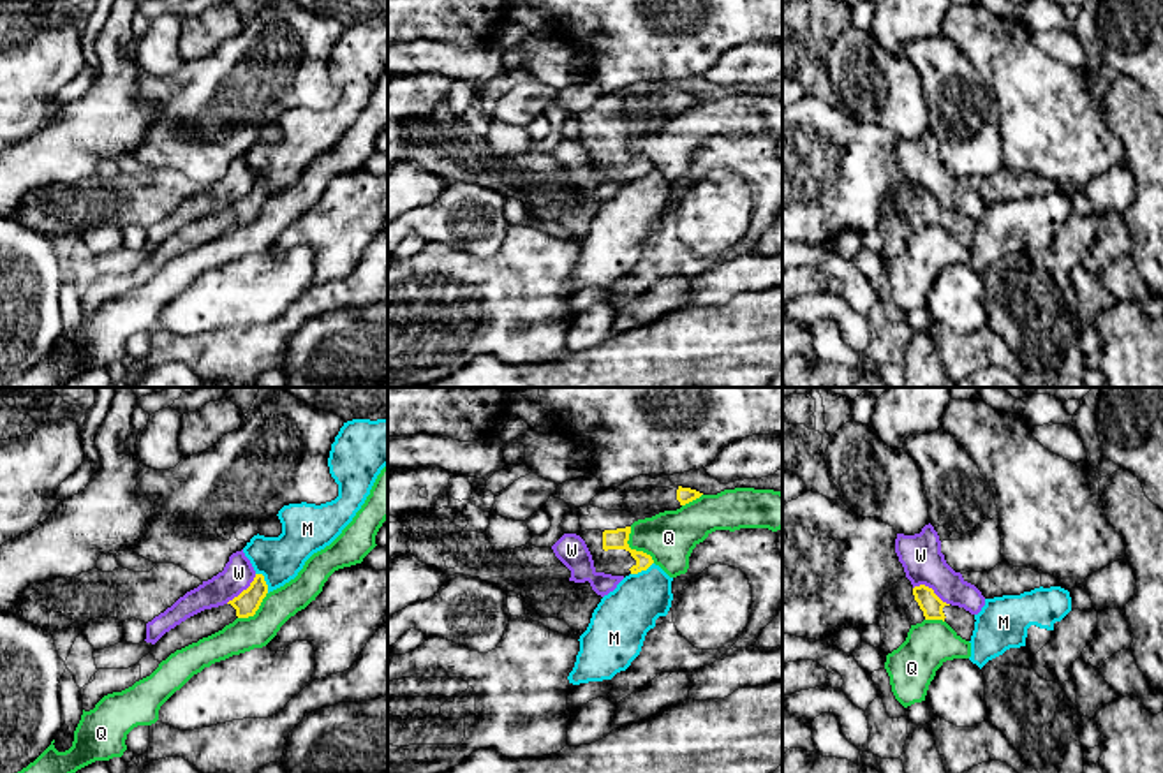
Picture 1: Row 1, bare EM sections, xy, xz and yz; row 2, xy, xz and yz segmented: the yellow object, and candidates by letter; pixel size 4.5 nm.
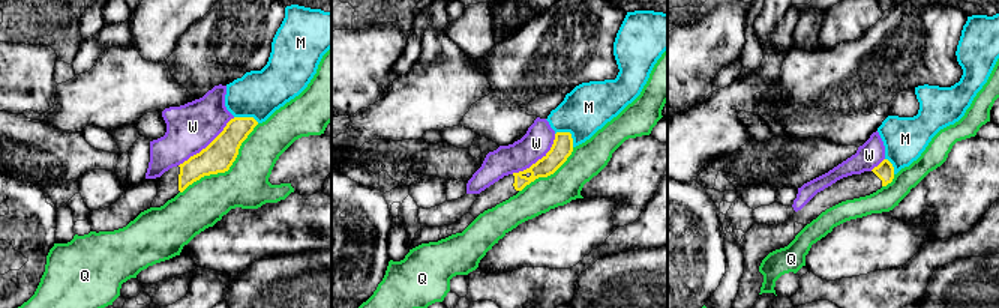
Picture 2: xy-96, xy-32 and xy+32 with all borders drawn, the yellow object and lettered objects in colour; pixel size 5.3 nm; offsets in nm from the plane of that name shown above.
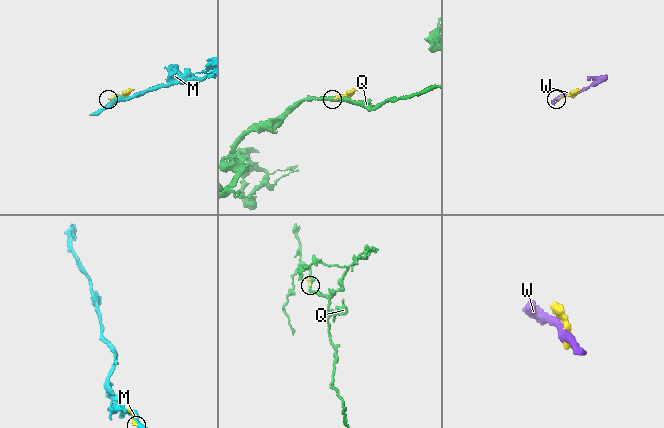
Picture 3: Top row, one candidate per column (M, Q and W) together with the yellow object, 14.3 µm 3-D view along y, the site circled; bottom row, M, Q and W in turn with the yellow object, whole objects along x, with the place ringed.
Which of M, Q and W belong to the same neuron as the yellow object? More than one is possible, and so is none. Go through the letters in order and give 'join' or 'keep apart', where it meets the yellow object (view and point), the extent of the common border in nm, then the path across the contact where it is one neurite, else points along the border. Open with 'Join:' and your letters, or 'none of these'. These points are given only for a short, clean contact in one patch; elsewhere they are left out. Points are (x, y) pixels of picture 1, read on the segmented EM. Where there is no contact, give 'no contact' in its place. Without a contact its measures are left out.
Join: none of these
M: keep apart | xy (265, 581) | 110 nm
Q: keep apart | xz (633, 550) | 200 nm
W: keep apart | yz (931, 588) | 190 nm

